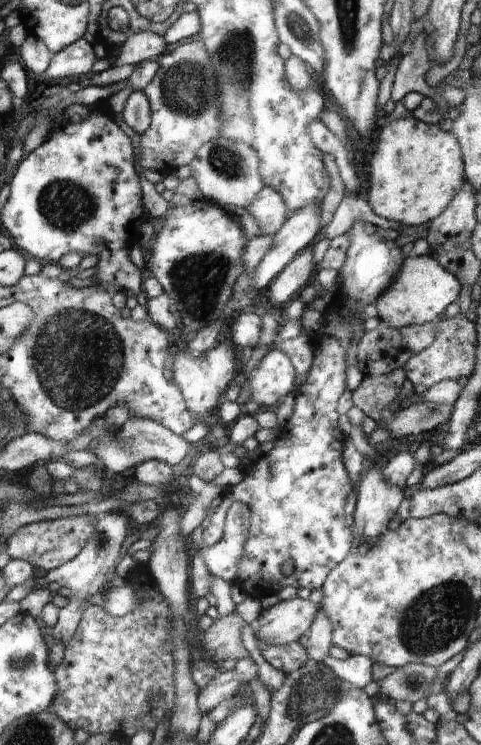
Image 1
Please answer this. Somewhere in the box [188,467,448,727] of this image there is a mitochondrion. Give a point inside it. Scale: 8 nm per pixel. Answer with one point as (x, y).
(313, 696)

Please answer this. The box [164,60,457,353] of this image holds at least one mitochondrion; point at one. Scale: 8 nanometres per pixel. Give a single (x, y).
(198, 279)

